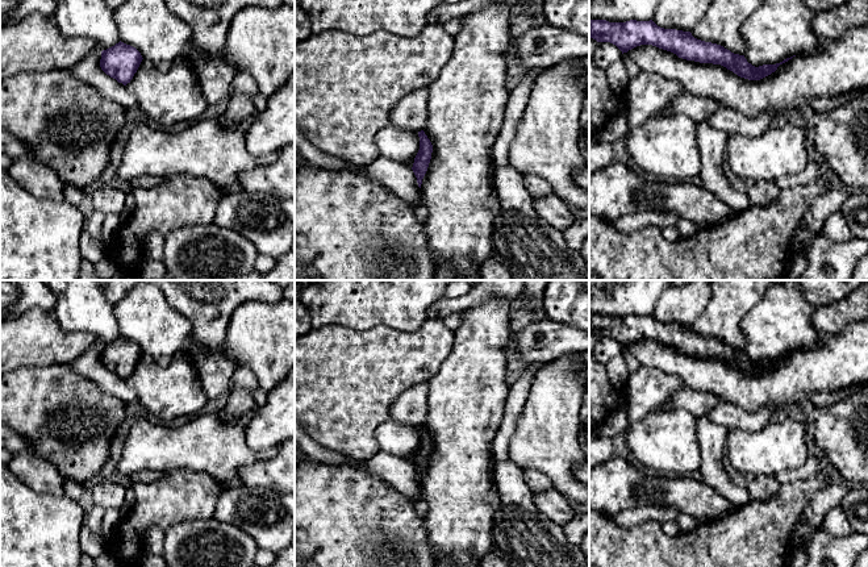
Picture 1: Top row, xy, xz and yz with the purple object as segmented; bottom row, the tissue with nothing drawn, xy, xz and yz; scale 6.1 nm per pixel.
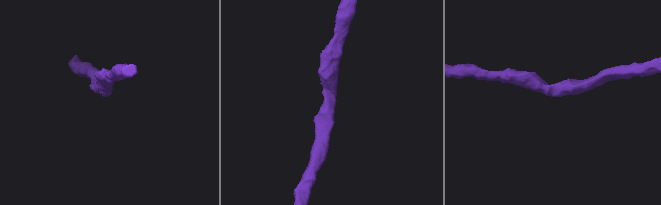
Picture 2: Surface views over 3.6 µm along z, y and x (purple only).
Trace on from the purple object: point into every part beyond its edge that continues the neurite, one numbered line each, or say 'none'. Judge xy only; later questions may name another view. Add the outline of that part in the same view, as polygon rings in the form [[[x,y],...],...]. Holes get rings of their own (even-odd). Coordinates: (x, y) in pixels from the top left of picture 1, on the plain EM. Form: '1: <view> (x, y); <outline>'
none

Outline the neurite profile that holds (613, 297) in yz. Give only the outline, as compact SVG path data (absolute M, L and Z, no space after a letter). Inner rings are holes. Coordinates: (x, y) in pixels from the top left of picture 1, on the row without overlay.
M589 280L589 314L650 316L660 295L671 287L668 280Z

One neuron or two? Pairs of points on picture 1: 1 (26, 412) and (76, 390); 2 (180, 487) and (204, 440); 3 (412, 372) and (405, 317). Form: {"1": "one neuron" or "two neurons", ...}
{"1": "one neuron", "2": "two neurons", "3": "two neurons"}

